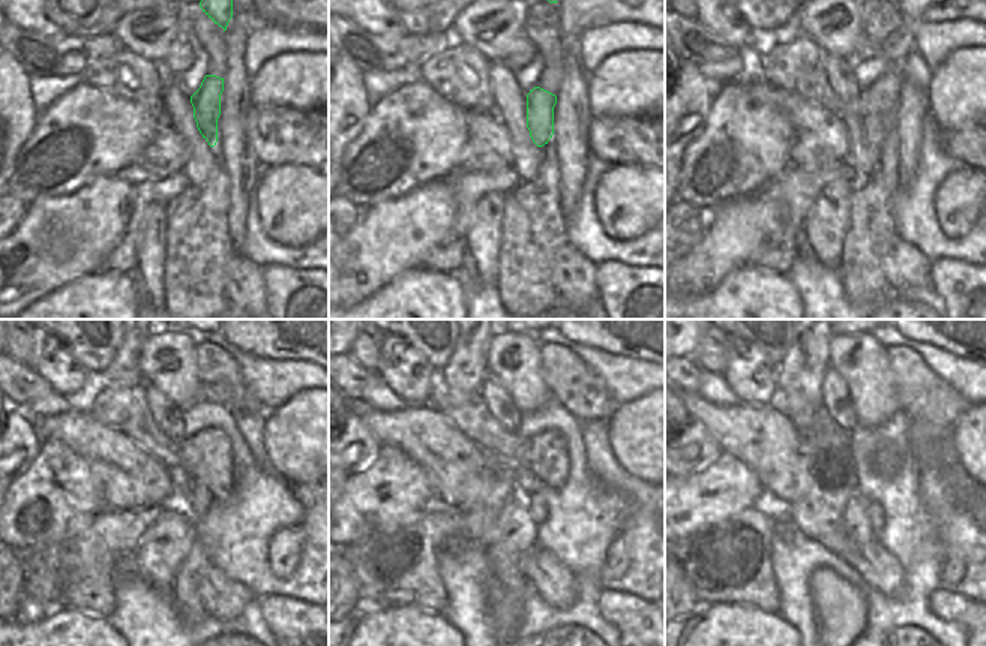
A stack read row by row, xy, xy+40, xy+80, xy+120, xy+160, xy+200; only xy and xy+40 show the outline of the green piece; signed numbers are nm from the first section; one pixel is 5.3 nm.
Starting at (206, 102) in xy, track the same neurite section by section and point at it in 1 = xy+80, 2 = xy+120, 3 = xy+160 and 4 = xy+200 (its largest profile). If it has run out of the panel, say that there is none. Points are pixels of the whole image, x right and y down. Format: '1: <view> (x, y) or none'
1: xy+80 (874, 128)
2: xy+120 (198, 499)
3: xy+160 (538, 507)
4: xy+200 (875, 510)

